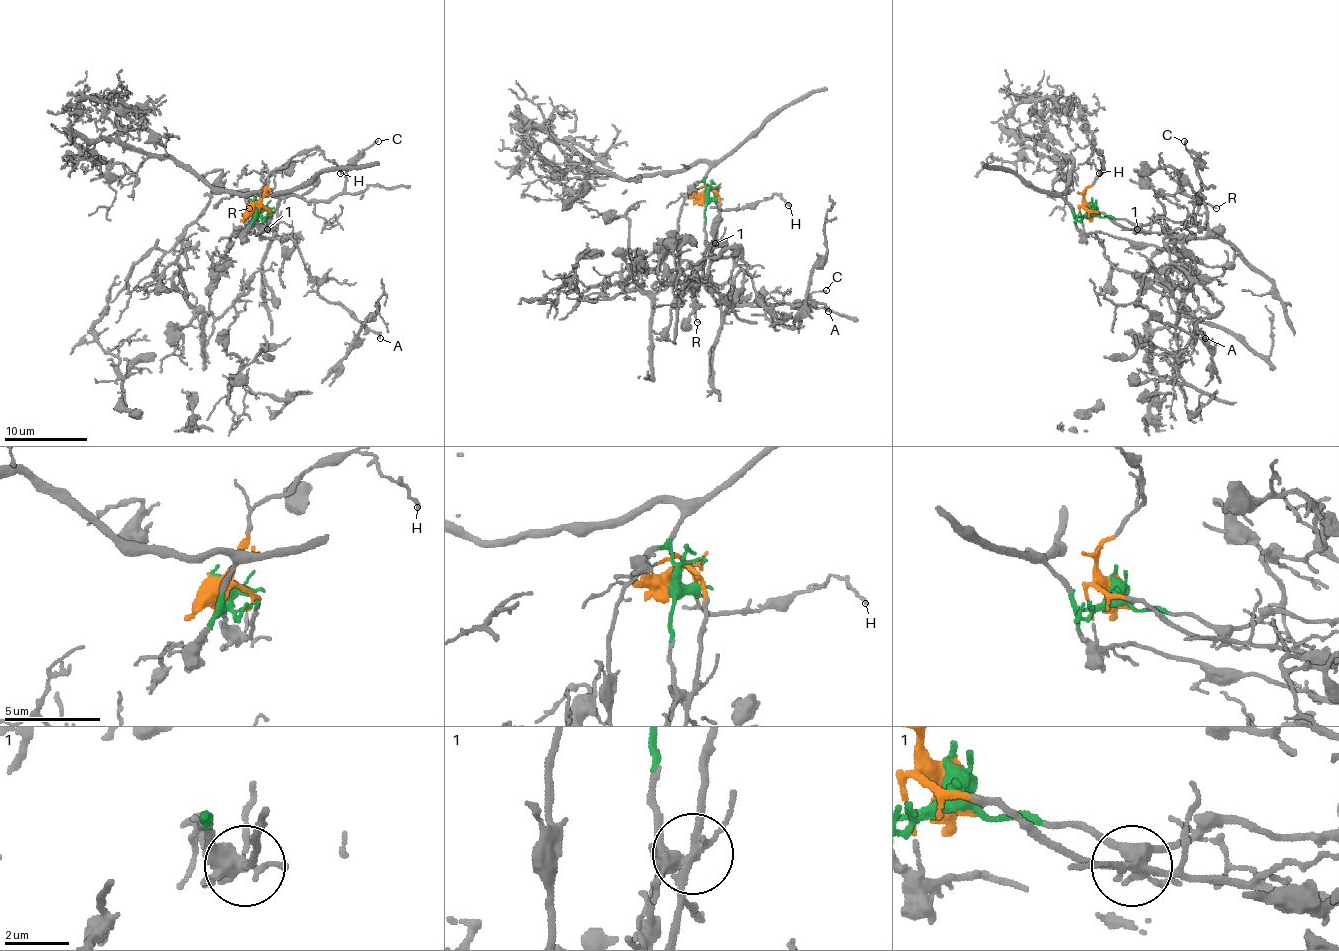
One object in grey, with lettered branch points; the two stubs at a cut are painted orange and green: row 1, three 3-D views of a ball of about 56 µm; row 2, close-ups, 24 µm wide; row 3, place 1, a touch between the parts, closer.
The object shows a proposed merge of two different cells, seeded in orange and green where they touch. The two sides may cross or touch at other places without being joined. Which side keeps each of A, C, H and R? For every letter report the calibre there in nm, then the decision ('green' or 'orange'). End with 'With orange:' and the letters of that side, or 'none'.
A: 160 nm | orange
C: 140 nm | orange
H: 180 nm | orange
R: 120 nm | green
With orange: A, C, H

